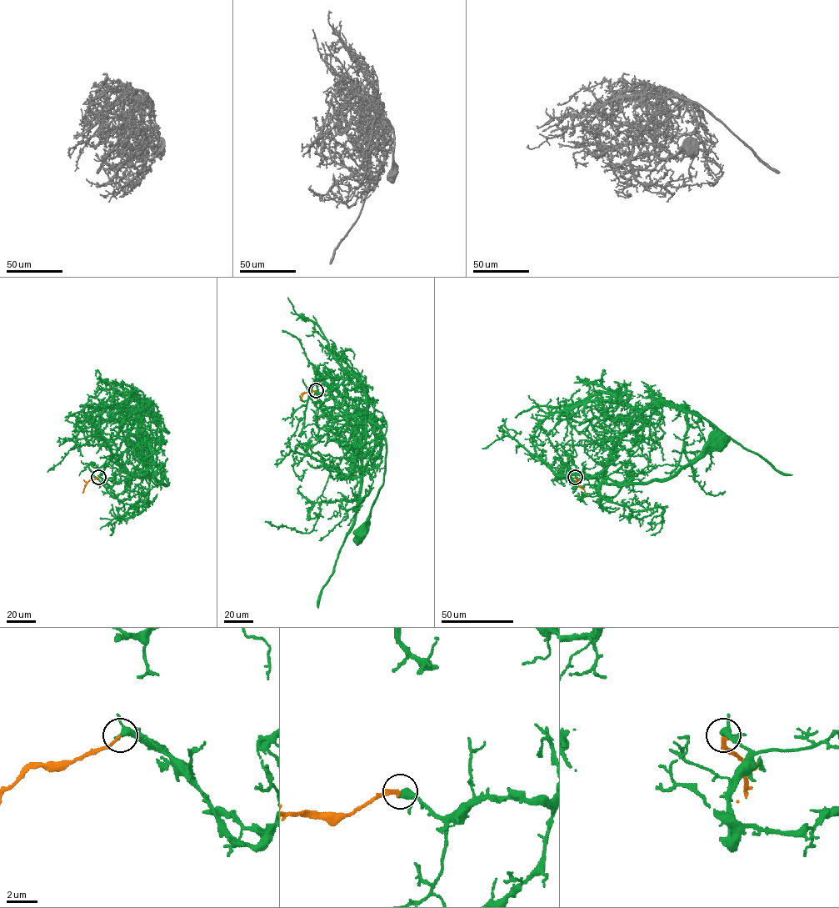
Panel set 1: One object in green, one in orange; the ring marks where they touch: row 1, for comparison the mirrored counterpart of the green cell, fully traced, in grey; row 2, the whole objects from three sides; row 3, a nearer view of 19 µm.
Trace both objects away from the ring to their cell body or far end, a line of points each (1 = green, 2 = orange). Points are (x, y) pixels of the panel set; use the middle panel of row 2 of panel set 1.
1: (316, 390), (329, 391), (353, 373), (364, 391), (367, 418), (380, 428), (386, 443), (383, 484), (361, 530)
2: (316, 390), (304, 393), (300, 400)

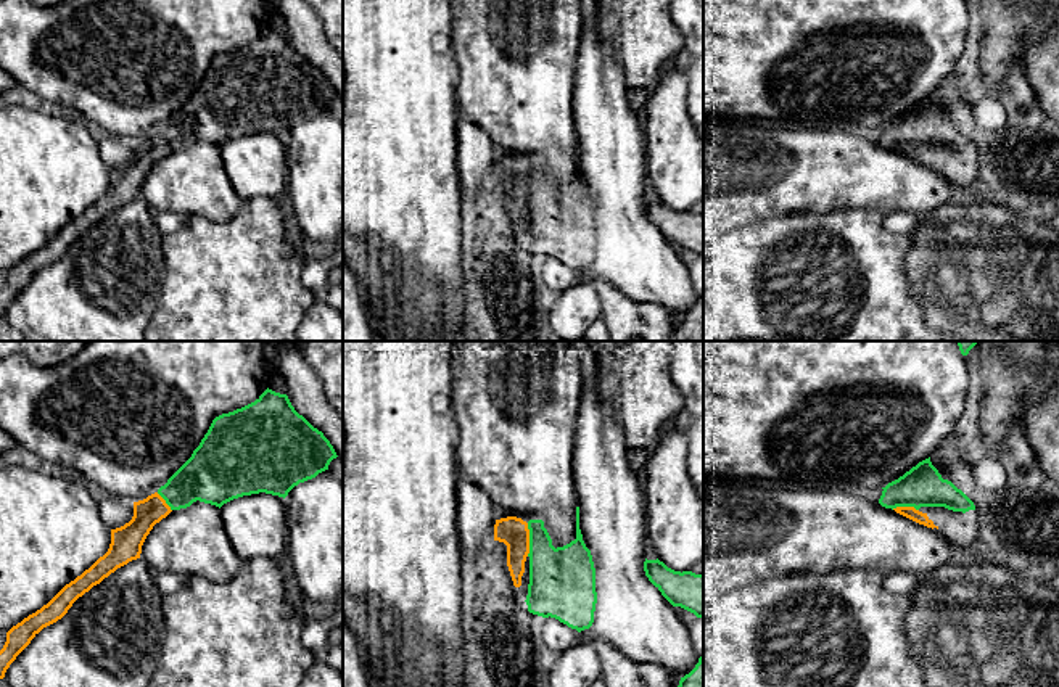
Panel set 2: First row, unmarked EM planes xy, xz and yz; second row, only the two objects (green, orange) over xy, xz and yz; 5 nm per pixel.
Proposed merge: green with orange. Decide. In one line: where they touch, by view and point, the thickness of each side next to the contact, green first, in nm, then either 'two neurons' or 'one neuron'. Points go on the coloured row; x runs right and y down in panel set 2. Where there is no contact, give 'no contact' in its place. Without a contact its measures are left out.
contact xz (530, 539); calibres 320 and 150 nm; one neuron

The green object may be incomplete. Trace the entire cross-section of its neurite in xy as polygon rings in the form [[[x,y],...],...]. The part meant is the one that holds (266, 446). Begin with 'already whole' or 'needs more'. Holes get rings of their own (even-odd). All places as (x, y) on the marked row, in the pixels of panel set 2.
needs more | [[[269,388],[254,402],[216,417],[192,457],[155,494],[134,502],[134,516],[129,523],[111,529],[108,552],[66,584],[47,605],[6,632],[6,642],[0,650],[0,679],[31,640],[43,627],[61,619],[79,597],[117,568],[140,558],[146,536],[172,510],[187,508],[196,500],[220,508],[233,499],[259,492],[285,499],[295,486],[328,470],[336,457],[330,441],[295,410],[288,396]]]

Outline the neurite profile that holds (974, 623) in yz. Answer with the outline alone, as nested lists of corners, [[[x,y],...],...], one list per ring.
[[[985,557],[919,578],[904,634],[929,687],[1059,687],[1059,590]]]

